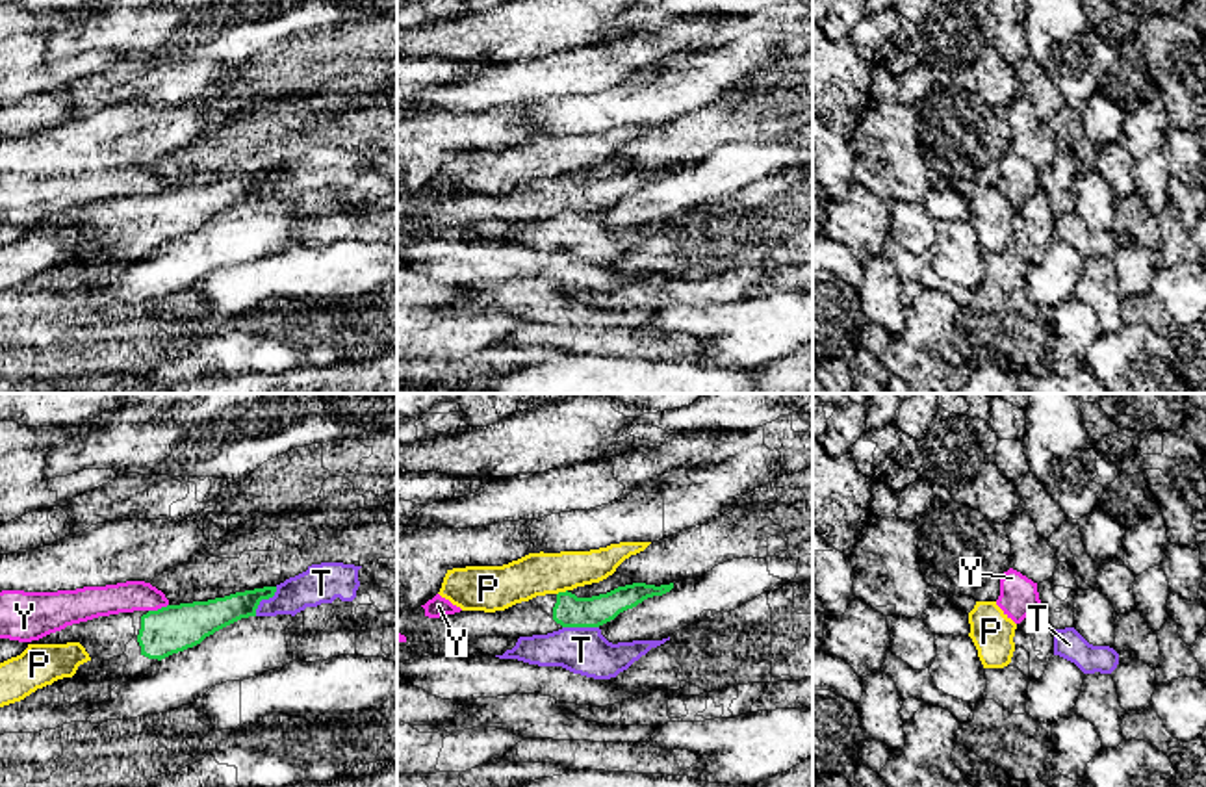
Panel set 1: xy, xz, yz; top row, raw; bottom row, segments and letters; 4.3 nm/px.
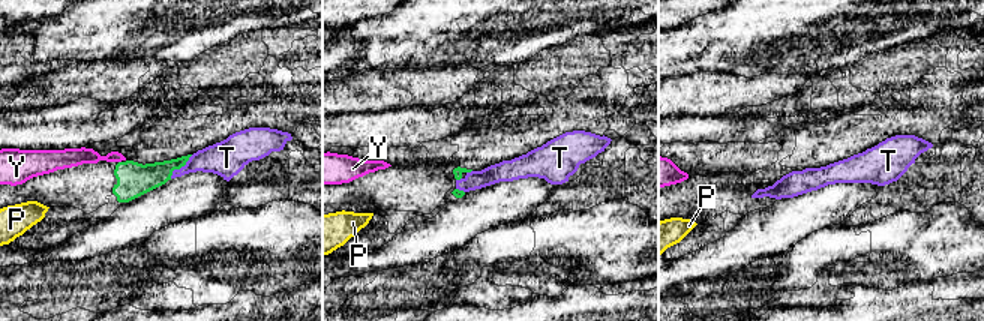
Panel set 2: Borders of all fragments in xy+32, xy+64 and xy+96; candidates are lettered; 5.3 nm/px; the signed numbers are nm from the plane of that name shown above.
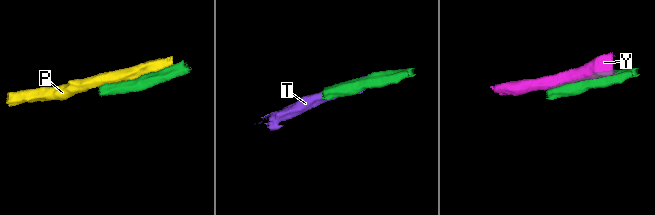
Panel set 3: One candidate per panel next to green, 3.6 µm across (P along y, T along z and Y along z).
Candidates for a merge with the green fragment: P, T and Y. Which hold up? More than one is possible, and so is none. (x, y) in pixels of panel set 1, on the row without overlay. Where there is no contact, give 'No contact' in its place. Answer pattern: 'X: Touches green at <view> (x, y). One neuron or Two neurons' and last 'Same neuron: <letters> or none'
P: Touches green at xz (561, 177). Two neurons
T: Touches green at xy (264, 182). Two neurons
Y: Touches green at xy (158, 193). Two neurons
Same neuron: none

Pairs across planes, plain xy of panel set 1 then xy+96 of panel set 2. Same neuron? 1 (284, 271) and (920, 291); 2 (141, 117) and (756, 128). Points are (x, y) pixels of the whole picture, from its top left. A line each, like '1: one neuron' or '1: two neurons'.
1: two neurons
2: one neuron

